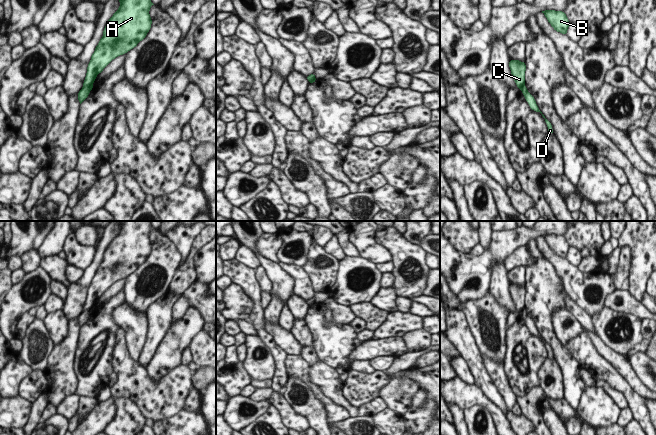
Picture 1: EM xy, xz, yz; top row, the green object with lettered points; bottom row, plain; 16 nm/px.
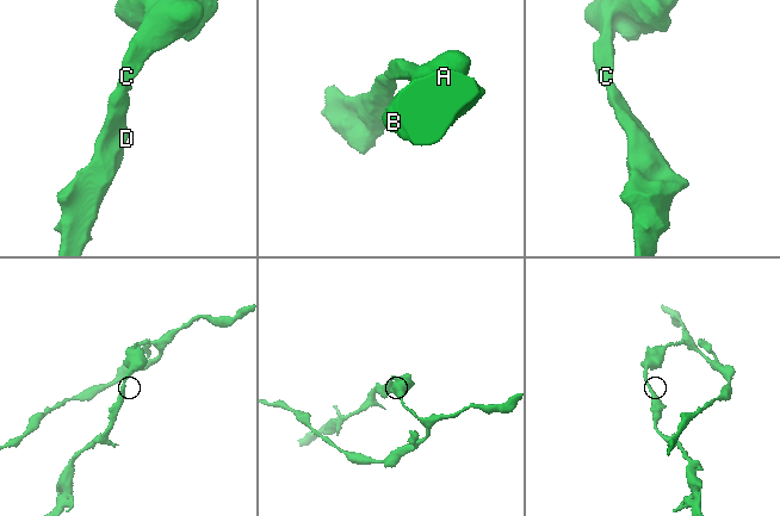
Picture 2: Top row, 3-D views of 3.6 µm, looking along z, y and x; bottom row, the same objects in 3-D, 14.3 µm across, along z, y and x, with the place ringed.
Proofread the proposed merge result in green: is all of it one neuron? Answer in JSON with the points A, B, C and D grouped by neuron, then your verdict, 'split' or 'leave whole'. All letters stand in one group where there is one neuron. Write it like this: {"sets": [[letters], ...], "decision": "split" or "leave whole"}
{"sets": [["A", "B", "C"], ["D"]], "decision": "split"}

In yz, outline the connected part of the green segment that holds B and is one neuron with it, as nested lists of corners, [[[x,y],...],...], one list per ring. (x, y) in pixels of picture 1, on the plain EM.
[[[544,234],[542,237],[554,252],[555,255],[567,259],[567,254],[570,248],[566,238],[562,235]]]

